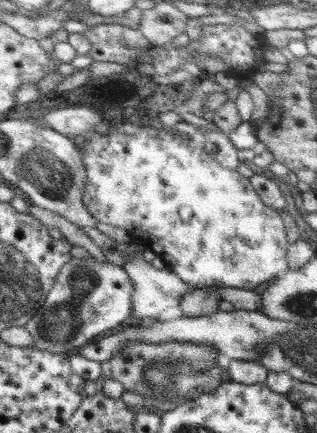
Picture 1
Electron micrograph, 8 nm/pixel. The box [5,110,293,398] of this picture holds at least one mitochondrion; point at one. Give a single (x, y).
(63, 320)

